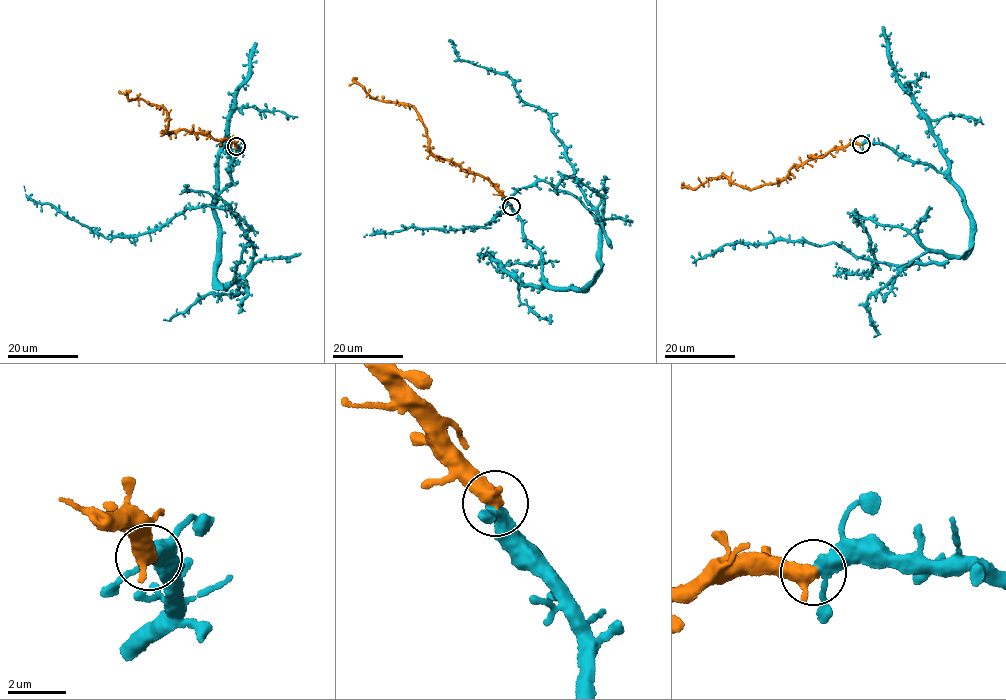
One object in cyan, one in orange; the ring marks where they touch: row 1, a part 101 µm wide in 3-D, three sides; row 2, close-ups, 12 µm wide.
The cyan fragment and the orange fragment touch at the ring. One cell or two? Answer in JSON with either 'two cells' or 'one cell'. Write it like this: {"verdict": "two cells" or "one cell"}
{"verdict": "one cell"}

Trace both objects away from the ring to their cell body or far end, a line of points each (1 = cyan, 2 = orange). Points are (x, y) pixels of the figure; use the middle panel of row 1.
1: (511, 206), (549, 284), (578, 289), (593, 280), (600, 225), (579, 199), (539, 180), (484, 226), (363, 236)
2: (512, 206), (486, 178), (433, 155), (421, 116), (415, 109), (404, 103), (371, 97), (354, 79), (357, 78)

